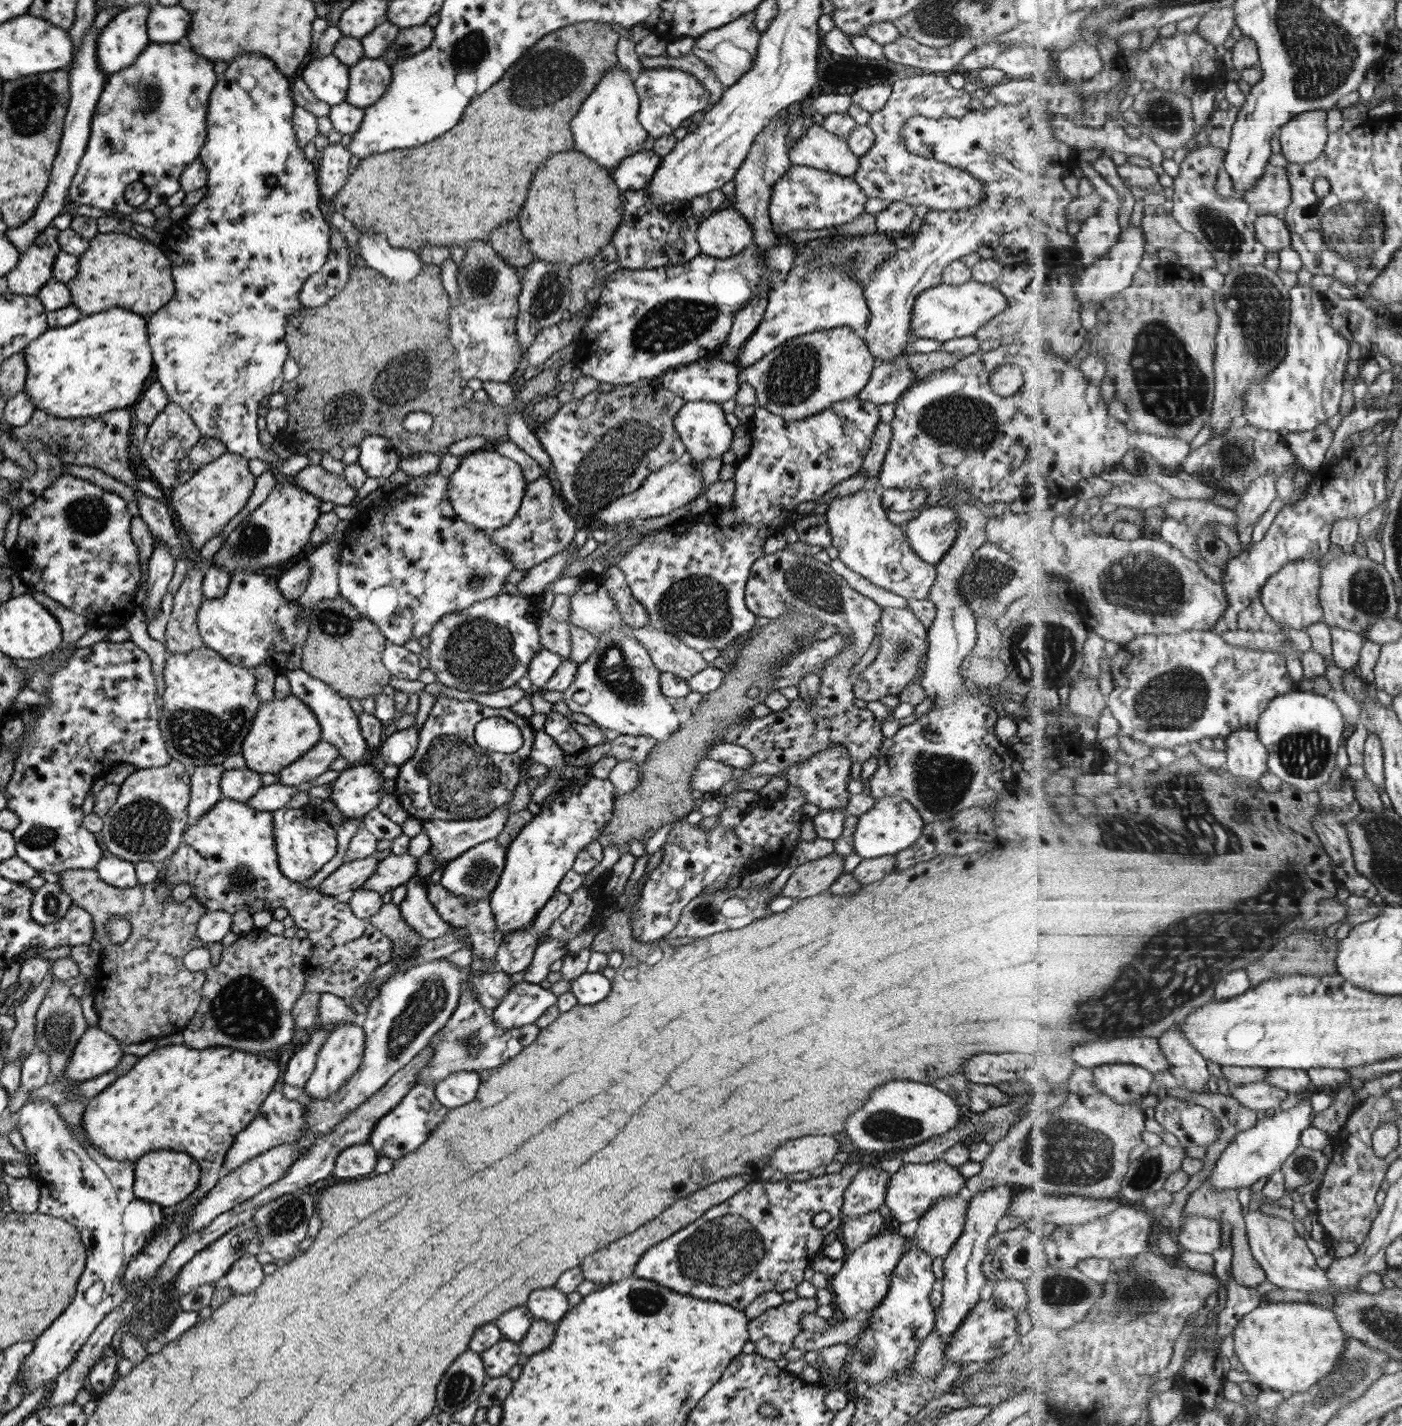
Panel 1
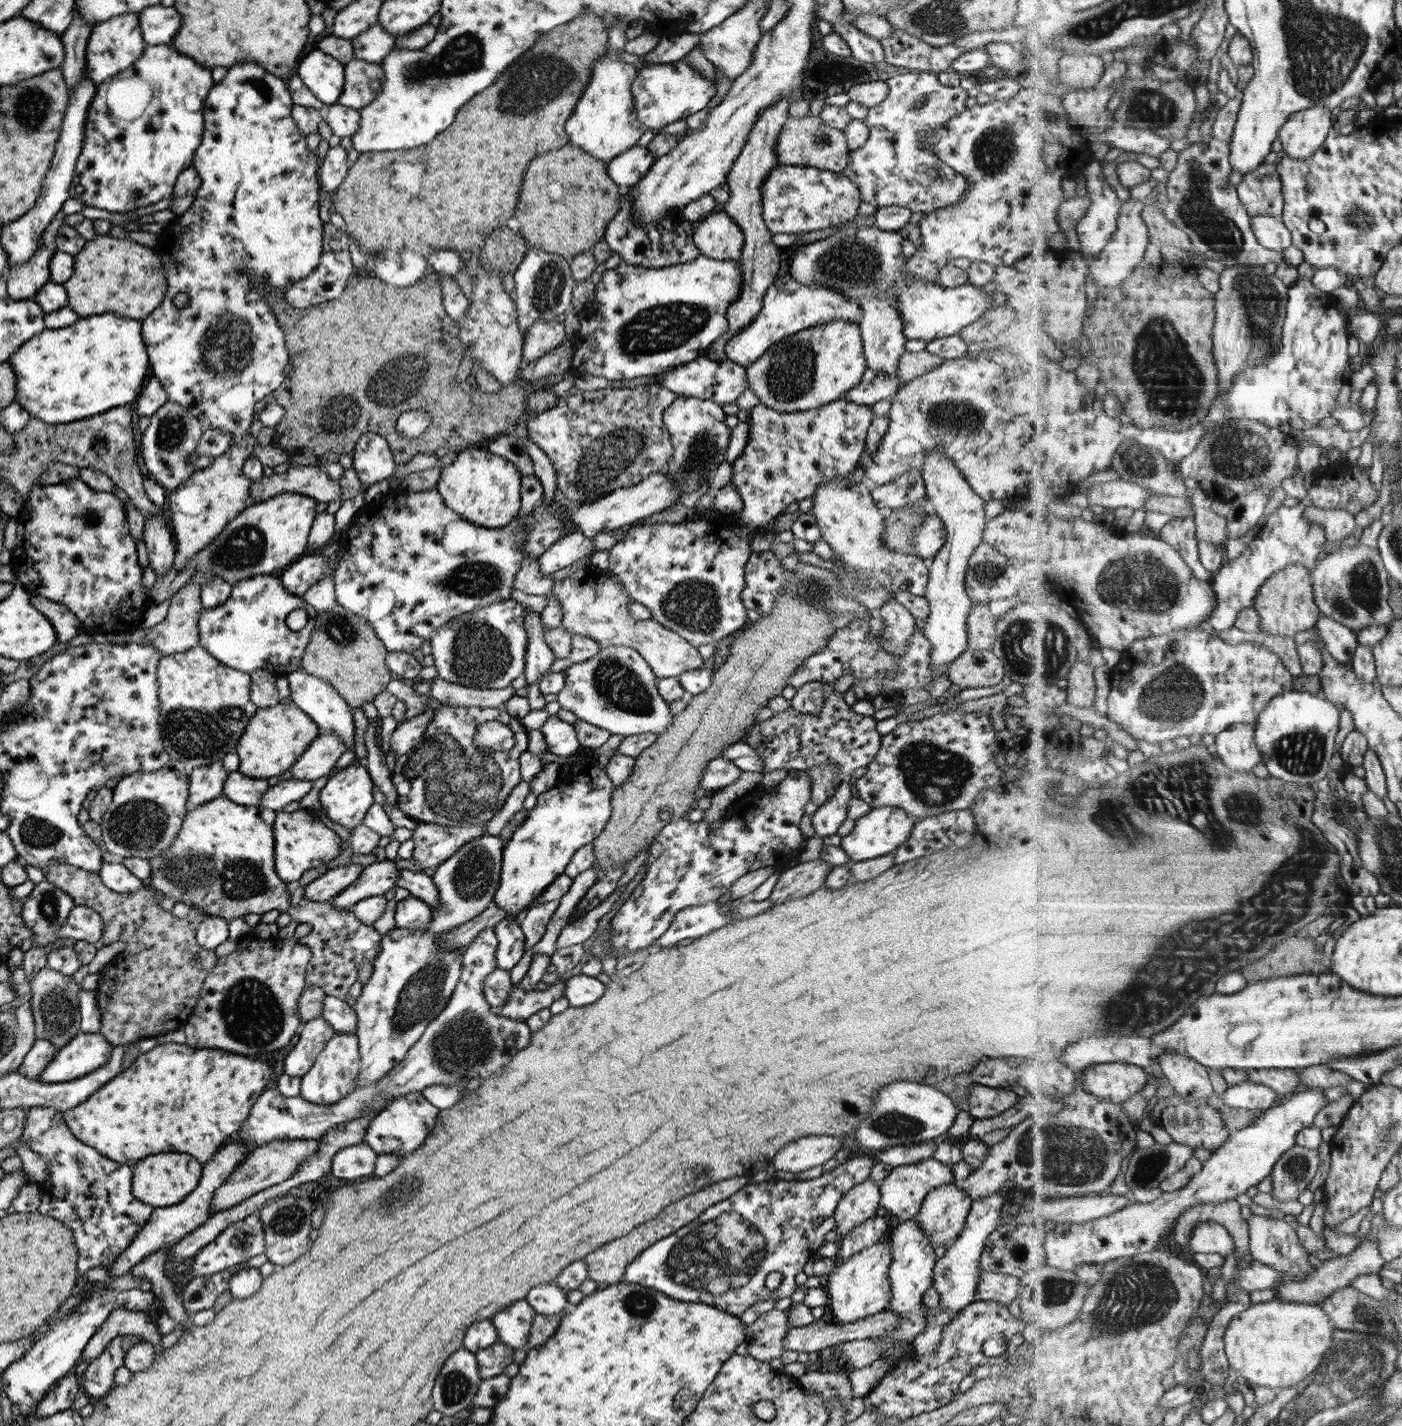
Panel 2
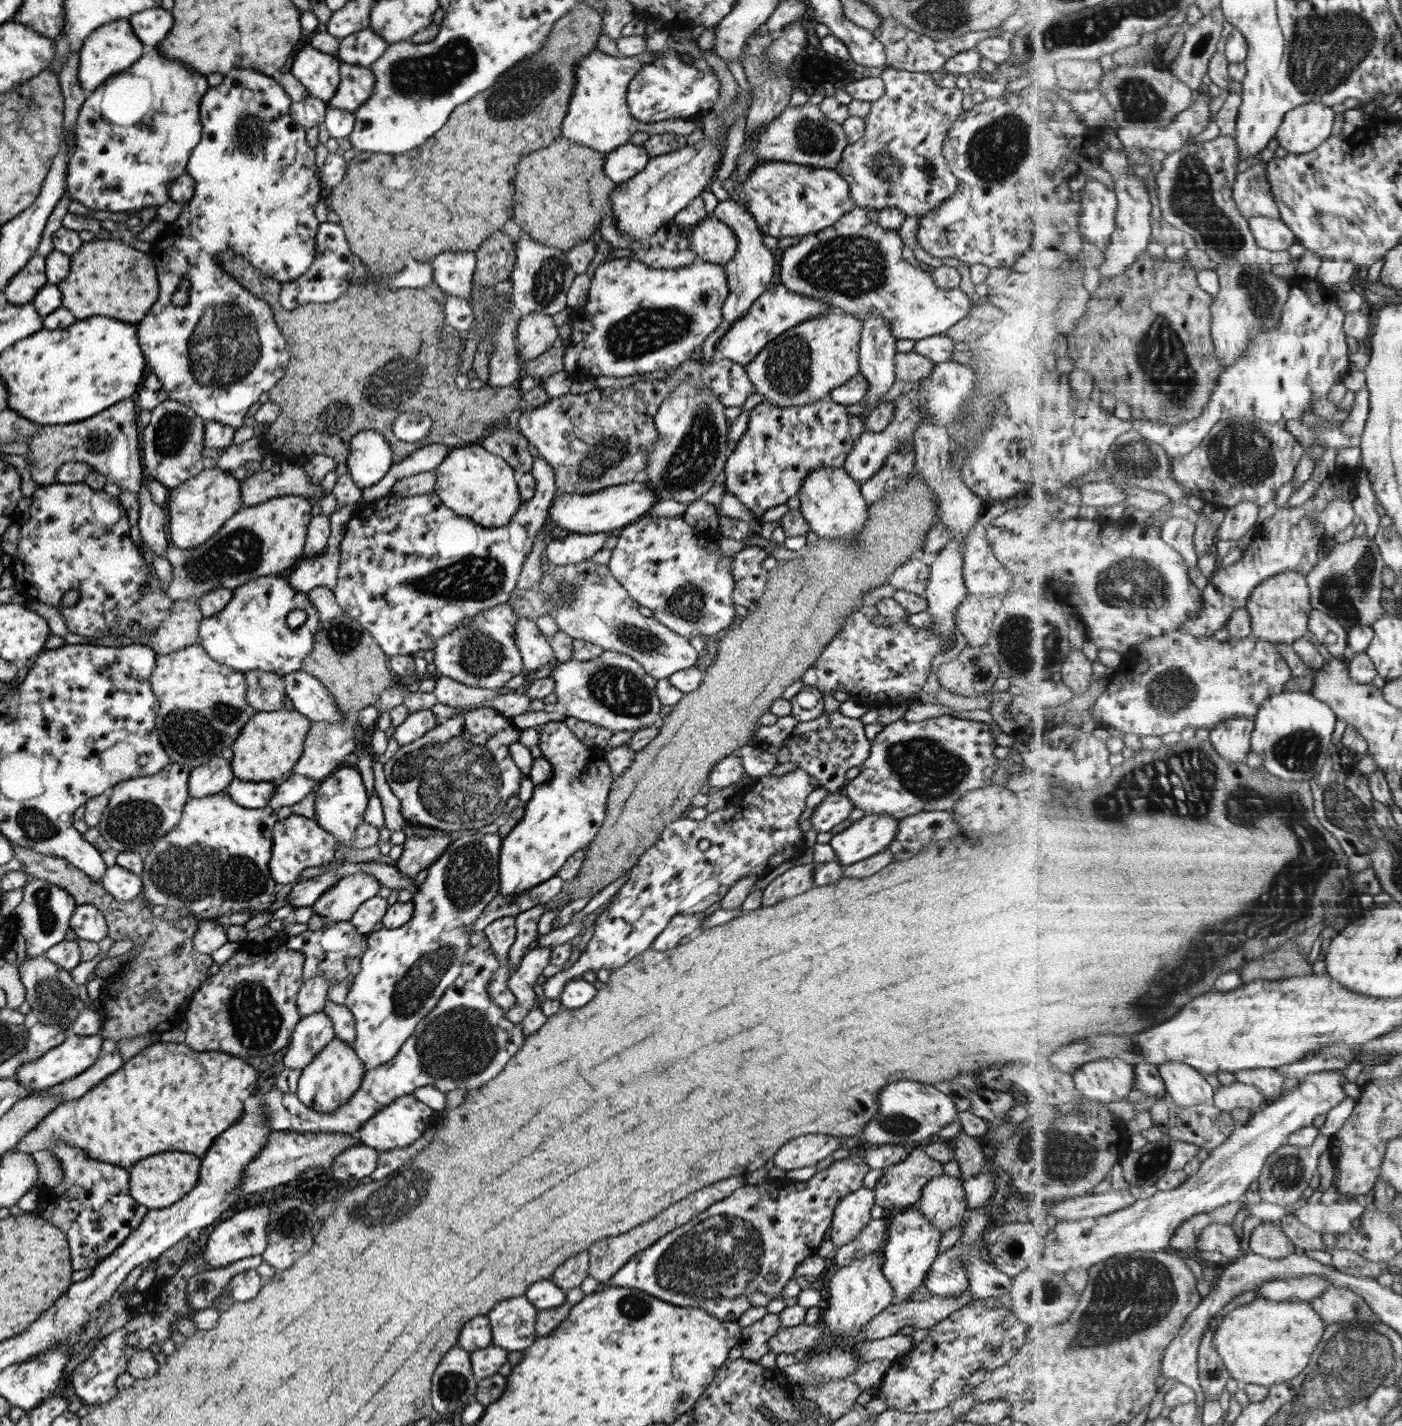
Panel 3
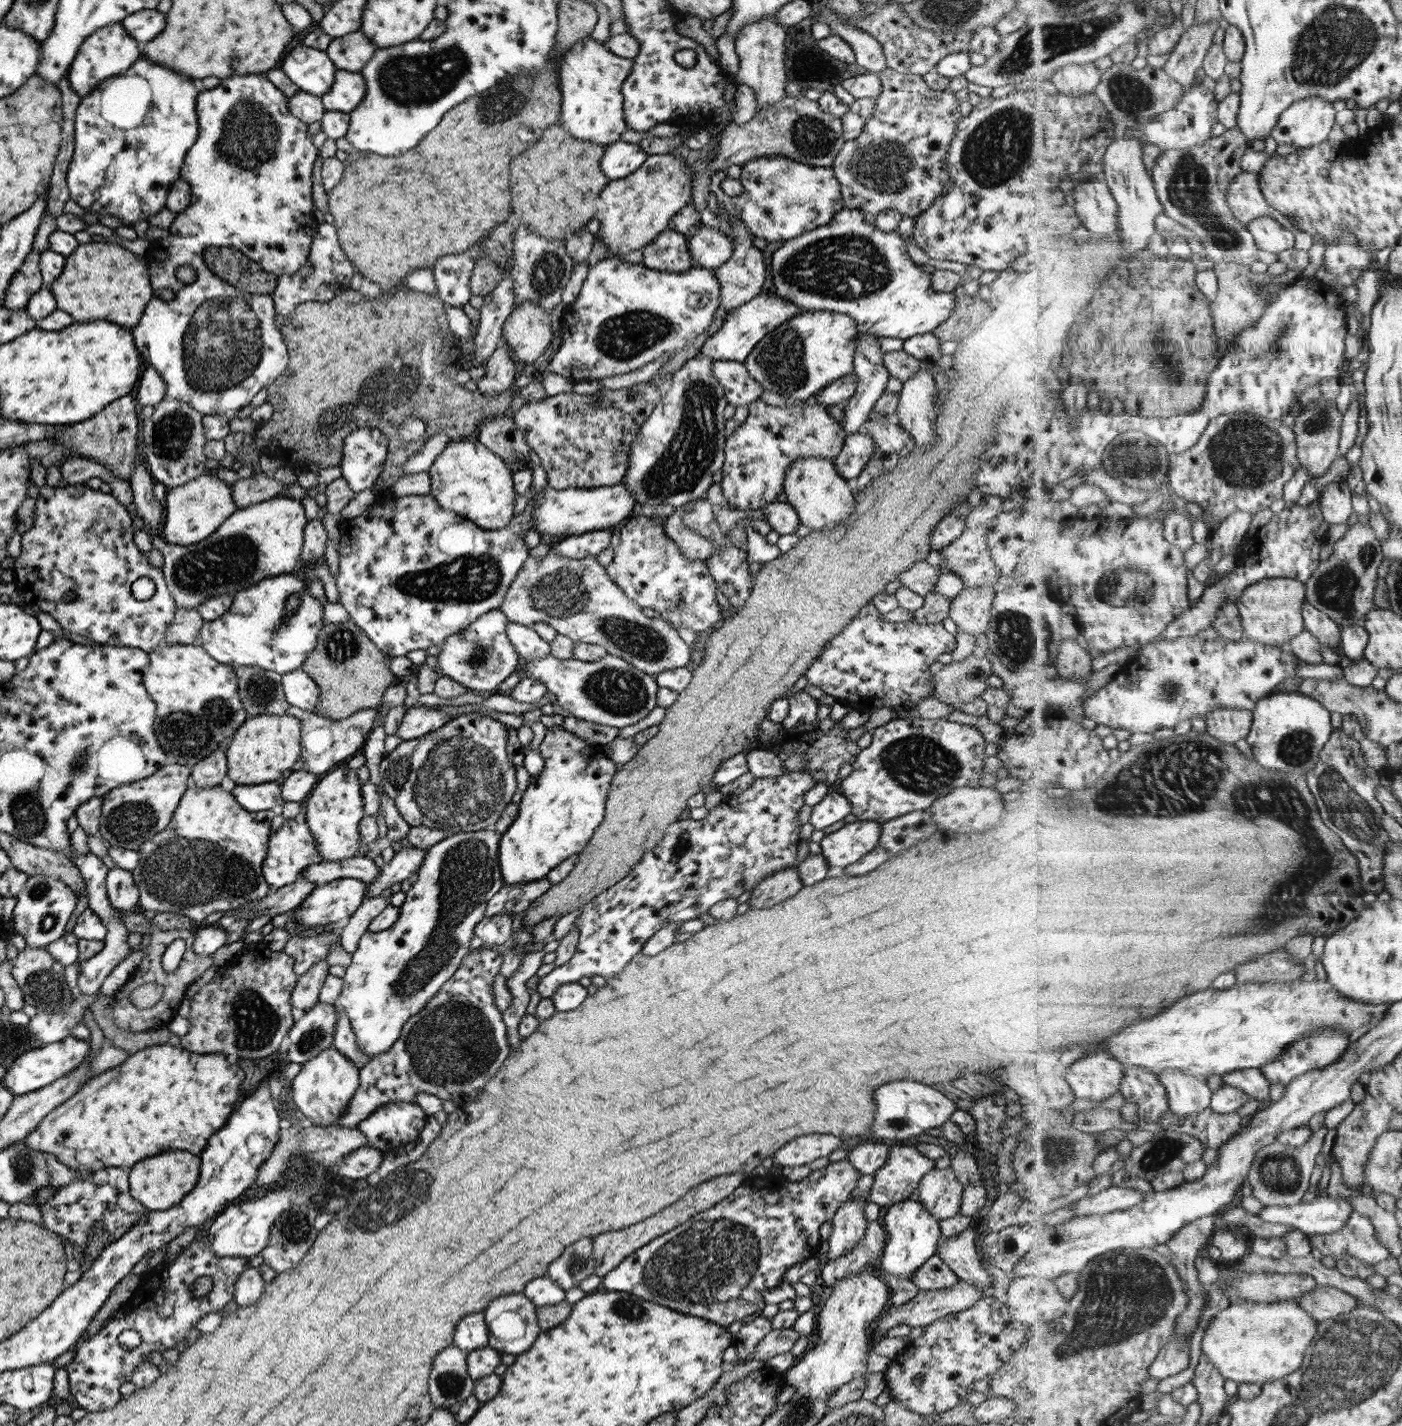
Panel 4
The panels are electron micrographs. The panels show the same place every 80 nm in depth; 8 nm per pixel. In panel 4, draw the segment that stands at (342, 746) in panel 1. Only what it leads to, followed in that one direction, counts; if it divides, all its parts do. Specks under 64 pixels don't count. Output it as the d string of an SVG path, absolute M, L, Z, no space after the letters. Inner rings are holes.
M297 669L281 675L281 686L284 700L288 705L295 706L303 712L315 710L315 704L319 698L319 688L305 672Z

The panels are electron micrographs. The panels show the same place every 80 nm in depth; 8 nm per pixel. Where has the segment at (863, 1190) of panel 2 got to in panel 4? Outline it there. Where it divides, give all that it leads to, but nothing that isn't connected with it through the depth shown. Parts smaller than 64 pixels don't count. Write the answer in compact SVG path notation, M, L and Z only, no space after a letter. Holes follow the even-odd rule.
M847 1199L830 1218L831 1232L828 1238L828 1250L824 1261L833 1261L851 1249L855 1249L863 1238L866 1221L862 1208L866 1199Z

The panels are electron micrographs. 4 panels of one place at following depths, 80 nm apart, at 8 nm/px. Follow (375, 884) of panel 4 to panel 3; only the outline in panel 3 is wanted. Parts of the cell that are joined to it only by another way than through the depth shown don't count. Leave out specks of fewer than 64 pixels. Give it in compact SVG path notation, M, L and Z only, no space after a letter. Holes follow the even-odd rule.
M438 828L428 829L435 830L436 834L428 837L409 837L403 841L401 854L396 858L394 867L404 876L417 874L419 870L427 868L452 841L445 837L450 831L439 830Z

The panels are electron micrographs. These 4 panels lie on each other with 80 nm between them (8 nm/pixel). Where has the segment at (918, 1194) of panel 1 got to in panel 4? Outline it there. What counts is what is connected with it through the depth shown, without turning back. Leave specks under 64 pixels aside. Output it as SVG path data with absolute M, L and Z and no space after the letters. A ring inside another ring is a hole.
M889 1143L889 1156L873 1174L873 1184L867 1200L884 1209L889 1205L913 1198L925 1172L934 1162L919 1155L908 1143Z

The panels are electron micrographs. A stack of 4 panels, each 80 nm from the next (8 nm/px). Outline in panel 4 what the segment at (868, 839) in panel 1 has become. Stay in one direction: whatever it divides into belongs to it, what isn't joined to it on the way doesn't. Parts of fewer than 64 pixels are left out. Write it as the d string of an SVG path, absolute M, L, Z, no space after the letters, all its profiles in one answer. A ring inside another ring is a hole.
M856 820L819 840L821 855L828 868L844 868L878 845L881 821Z

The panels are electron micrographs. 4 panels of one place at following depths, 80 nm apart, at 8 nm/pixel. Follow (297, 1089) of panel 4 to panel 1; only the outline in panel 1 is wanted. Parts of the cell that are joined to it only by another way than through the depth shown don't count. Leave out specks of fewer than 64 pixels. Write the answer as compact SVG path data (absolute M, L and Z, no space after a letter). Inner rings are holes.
M359 1022L343 1024L329 1030L316 1054L313 1070L304 1082L302 1092L312 1098L329 1098L345 1084L361 1064L365 1035Z

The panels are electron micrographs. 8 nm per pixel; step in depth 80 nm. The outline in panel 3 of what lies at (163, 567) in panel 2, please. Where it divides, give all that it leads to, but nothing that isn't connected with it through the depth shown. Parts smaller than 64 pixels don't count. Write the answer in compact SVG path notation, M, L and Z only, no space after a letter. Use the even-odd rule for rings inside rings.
M141 481L136 501L138 502L136 524L142 542L150 548L152 556L164 556L165 549L169 545L165 507L153 502L146 481Z

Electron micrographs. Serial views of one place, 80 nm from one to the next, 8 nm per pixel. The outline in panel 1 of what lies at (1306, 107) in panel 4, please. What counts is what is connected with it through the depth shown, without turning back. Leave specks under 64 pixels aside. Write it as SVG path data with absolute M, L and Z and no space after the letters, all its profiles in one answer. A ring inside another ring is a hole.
M1326 110L1297 115L1279 130L1282 155L1291 164L1313 163L1325 151L1330 134L1327 130Z

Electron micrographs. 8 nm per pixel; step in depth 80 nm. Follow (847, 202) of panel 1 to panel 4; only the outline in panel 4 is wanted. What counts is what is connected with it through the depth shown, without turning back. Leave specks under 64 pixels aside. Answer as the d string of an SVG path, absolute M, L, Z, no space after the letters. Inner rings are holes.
M783 156L753 158L740 166L739 180L743 191L739 196L726 196L721 191L720 182L726 177L725 171L712 174L709 192L715 196L717 205L741 220L753 238L768 243L793 239L803 232L829 224L829 220L844 208L839 183L829 167L799 164Z

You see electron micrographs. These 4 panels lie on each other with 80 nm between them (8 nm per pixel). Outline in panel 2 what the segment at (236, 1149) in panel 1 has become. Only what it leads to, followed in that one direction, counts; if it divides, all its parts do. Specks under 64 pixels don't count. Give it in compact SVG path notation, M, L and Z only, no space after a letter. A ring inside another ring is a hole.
M488 926L477 933L477 936L466 946L461 955L460 977L451 991L448 1003L431 1020L427 1021L425 1030L418 1036L418 1039L407 1049L404 1059L400 1063L393 1065L381 1078L373 1084L368 1084L353 1089L347 1096L330 1105L317 1105L303 1100L299 1095L286 1097L277 1089L265 1089L251 1105L249 1116L243 1126L238 1131L238 1136L232 1138L239 1139L239 1144L247 1146L247 1152L253 1152L255 1148L271 1142L271 1140L319 1140L325 1132L333 1131L335 1127L341 1127L343 1123L363 1117L369 1111L379 1111L386 1107L391 1100L404 1094L417 1092L429 1085L442 1084L443 1086L453 1086L460 1080L477 1078L485 1080L493 1072L497 1072L503 1064L522 1048L529 1044L530 1030L526 1024L520 1023L510 1018L505 1018L499 1013L495 1013L494 1008L487 1004L482 993L483 979L496 968L494 950L496 938L492 931L493 926Z

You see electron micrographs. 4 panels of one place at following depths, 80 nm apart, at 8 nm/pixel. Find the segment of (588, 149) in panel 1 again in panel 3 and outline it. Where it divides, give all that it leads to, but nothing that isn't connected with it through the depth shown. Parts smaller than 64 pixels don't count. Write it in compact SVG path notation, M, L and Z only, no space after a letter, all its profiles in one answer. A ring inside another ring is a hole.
M598 49L590 50L574 64L574 82L572 93L567 103L565 116L560 122L560 132L571 142L581 147L601 153L604 157L607 153L615 151L622 144L629 143L631 134L637 131L645 131L649 135L674 133L682 137L690 134L695 128L703 130L703 123L698 119L661 120L643 124L637 122L630 114L626 105L626 92L629 80L641 68L642 64L652 60L647 56L647 50L632 57L610 56Z

